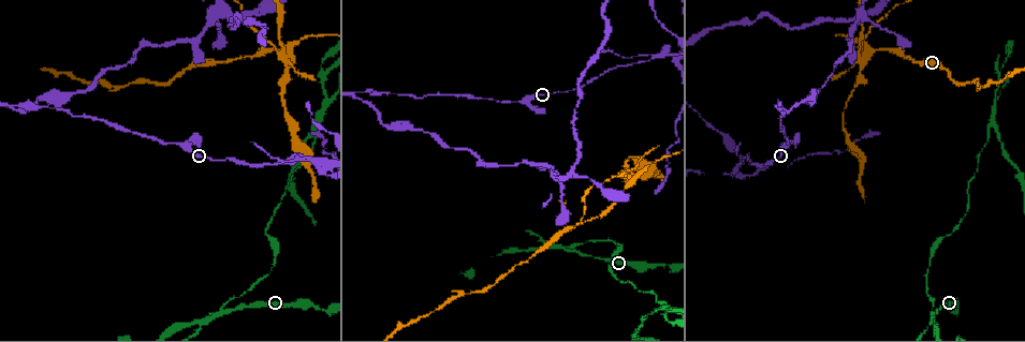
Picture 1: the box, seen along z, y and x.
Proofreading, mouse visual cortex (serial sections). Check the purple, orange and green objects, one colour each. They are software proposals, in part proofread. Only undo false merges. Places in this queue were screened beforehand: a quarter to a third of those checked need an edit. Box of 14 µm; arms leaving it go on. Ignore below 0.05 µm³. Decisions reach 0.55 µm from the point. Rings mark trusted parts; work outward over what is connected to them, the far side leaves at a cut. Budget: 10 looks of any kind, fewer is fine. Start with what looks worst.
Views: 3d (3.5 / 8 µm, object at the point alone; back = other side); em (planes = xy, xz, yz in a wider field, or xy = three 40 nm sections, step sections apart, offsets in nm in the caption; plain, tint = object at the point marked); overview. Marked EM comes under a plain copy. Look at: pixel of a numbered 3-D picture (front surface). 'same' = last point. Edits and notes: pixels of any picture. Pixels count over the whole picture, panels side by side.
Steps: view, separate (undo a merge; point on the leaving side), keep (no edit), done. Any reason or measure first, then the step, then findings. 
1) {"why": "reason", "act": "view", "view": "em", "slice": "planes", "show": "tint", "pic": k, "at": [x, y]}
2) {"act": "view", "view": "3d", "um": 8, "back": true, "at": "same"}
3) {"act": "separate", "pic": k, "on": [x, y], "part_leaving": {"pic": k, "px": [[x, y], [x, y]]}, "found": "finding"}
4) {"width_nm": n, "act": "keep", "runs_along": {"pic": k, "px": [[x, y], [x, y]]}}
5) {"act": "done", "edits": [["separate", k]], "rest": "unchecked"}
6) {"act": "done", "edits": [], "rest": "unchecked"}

{"why": "two arms in line, one across", "act": "view", "view": "3d", "um": 3.5, "pic": 1, "at": [568, 251]}

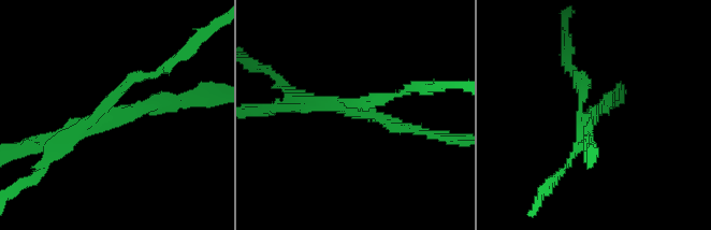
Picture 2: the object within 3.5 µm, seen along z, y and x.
{"arms": 3, "arm_widths_nm": [150, 150, 250], "why": "now the EM", "act": "view", "view": "em", "slice": "xy", "step": 1, "show": "tint", "pic": 2, "at": [355, 112]}

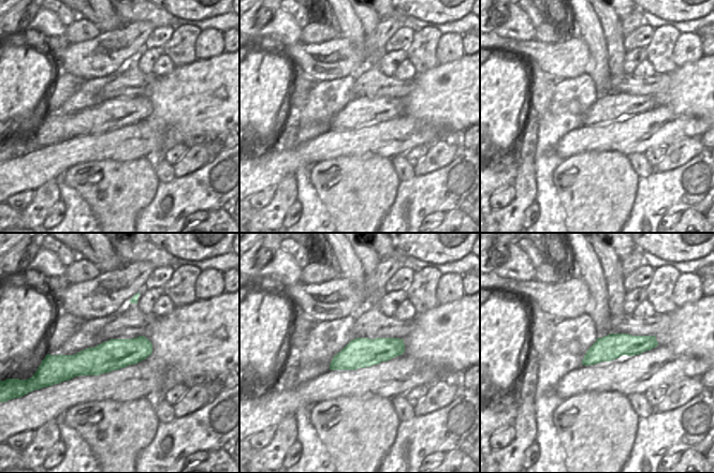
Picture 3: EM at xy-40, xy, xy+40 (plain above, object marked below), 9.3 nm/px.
{"act": "separate", "pic": 2, "on": [127, 84], "part_leaving": {"pic": 2, "px": [[107, 110], [133, 77], [149, 77], [189, 47]]}, "found": "two cells meet here"}

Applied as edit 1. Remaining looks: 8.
{"why": "redraw", "act": "view", "view": "overview"}

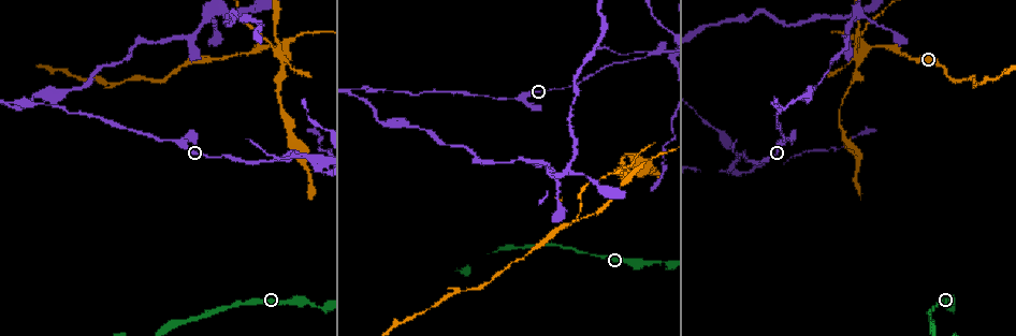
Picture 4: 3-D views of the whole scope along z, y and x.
{"why": "arms run side by side", "act": "view", "view": "3d", "um": 3.5, "back": true, "pic": 4, "at": [858, 58]}

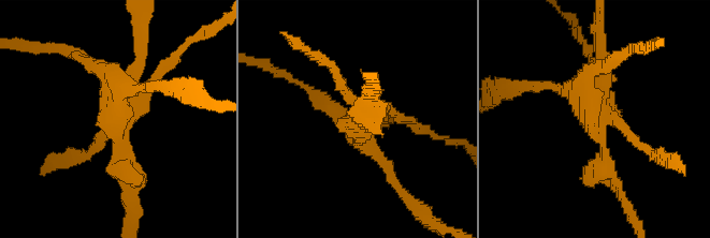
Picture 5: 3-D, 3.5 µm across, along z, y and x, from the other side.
{"why": "now the EM", "act": "view", "view": "em", "slice": "xy", "step": 5, "show": "tint", "pic": 5, "at": [356, 124]}

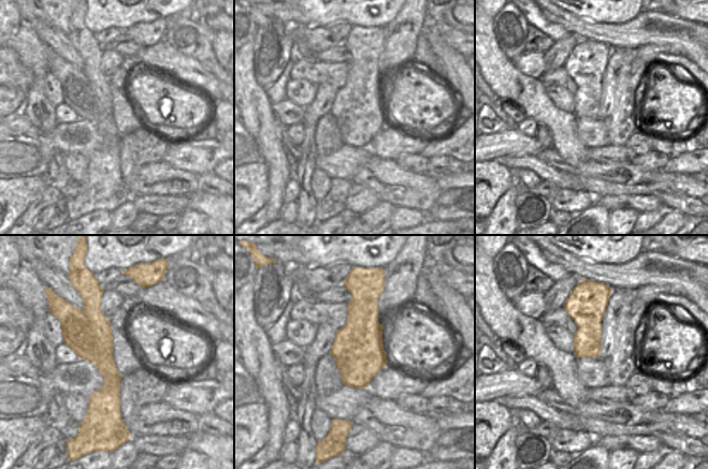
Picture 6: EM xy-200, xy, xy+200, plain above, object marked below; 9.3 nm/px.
{"act": "separate", "pic": 5, "on": [604, 165], "part_leaving": {"pic": 5, "px": [[596, 132], [602, 165], [635, 221]]}, "found": "a second cell is stuck on"}

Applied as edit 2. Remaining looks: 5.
{"why": "a narrow waist", "act": "view", "view": "3d", "um": 3.5, "pic": 4, "at": [510, 98]}

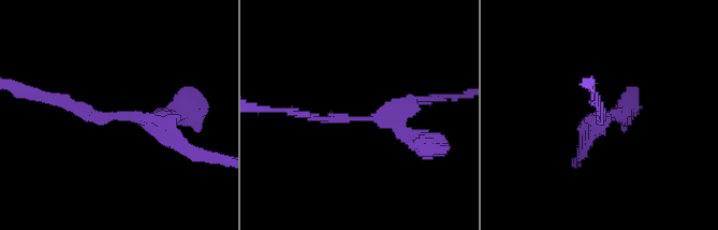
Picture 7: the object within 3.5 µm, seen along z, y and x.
{"arm_widths_nm": [150, 200], "why": "now the EM", "act": "view", "view": "em", "slice": "xy", "step": 2, "show": "tint", "pic": 7, "at": [111, 120]}

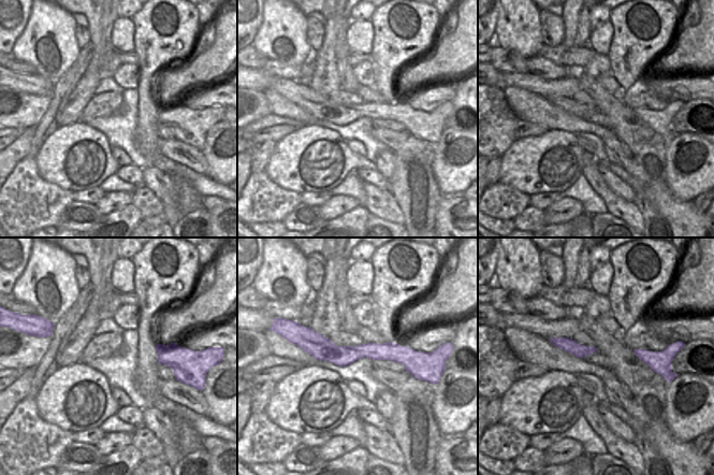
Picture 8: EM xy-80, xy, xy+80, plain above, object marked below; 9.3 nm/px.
{"act": "keep", "runs_along": {"pic": 8, "px": [[303, 345], [393, 351], [413, 366]]}, "found": "one cell here"}

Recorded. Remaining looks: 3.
{"why": "thin neck", "act": "view", "view": "3d", "um": 8, "pic": 4, "at": [12, 101]}

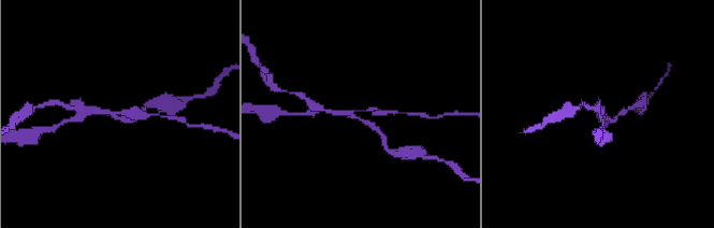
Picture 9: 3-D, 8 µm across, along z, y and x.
{"act": "view", "view": "3d", "um": 3.5, "pic": 9, "at": [358, 111]}

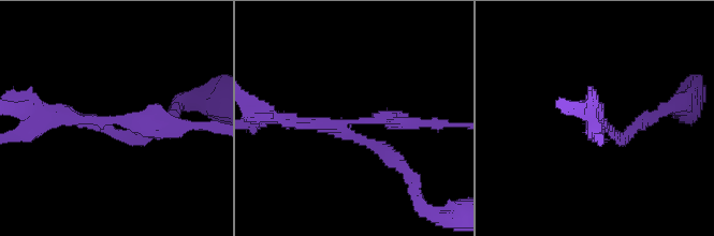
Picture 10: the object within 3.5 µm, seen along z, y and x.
{"why": "shape alone is not enough", "act": "view", "view": "em", "slice": "xy", "step": 1, "show": "tint", "pic": 10, "at": [353, 122]}

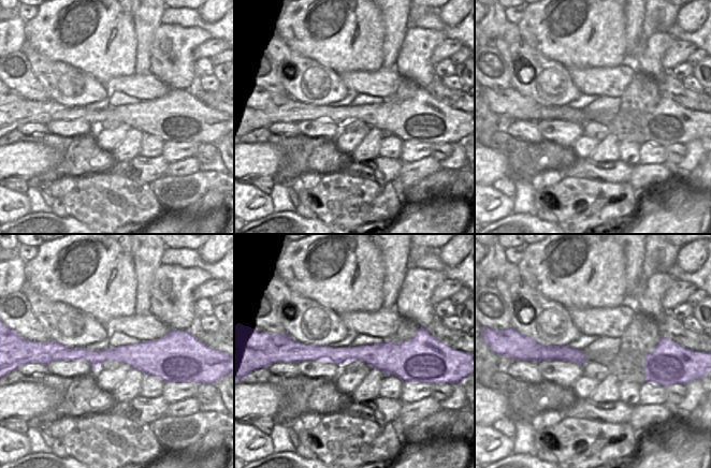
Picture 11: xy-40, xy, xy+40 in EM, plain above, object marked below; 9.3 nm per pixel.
{"act": "separate", "pic": 10, "on": [379, 146], "part_leaving": {"pic": 10, "px": [[349, 129], [392, 156], [414, 191]]}, "found": "a second cell is stuck on"}

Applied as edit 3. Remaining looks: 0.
{"act": "done", "edits": [["separate", 2], ["separate", 5], ["separate", 10]], "rest": "unchecked"}

